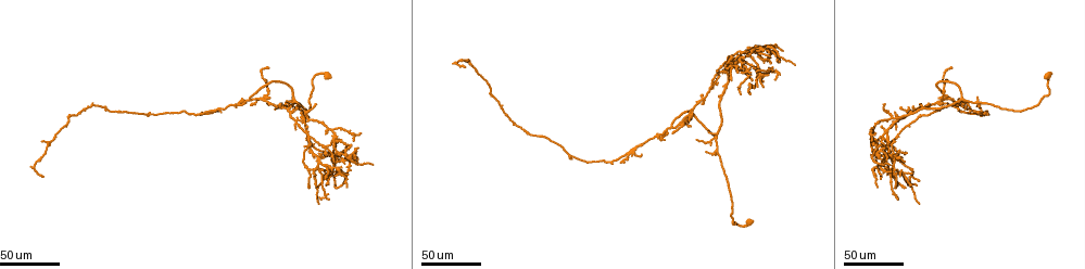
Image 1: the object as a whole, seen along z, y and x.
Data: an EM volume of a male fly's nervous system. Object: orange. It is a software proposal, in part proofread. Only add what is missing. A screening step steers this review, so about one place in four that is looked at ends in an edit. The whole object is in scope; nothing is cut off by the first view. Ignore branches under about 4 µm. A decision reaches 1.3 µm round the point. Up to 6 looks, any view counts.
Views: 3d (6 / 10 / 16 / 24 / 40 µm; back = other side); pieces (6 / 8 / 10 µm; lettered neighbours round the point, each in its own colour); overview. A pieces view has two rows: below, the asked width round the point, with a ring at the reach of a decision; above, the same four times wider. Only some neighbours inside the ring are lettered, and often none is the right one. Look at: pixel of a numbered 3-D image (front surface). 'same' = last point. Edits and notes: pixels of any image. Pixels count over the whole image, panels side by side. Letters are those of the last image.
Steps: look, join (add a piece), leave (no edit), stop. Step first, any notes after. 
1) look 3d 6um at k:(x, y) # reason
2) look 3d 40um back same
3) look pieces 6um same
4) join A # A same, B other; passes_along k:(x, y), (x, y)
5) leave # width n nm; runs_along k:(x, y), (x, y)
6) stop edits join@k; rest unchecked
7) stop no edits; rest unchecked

look 3d 40um at 1:(249, 105) # free end

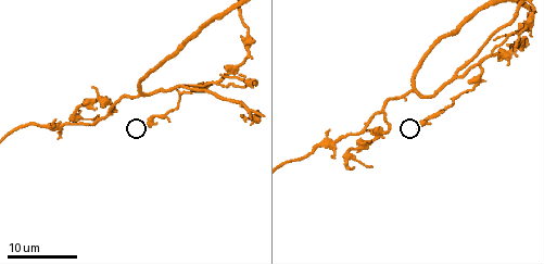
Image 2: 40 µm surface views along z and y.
look pieces 10um at 2:(418, 127) # see the neighbours

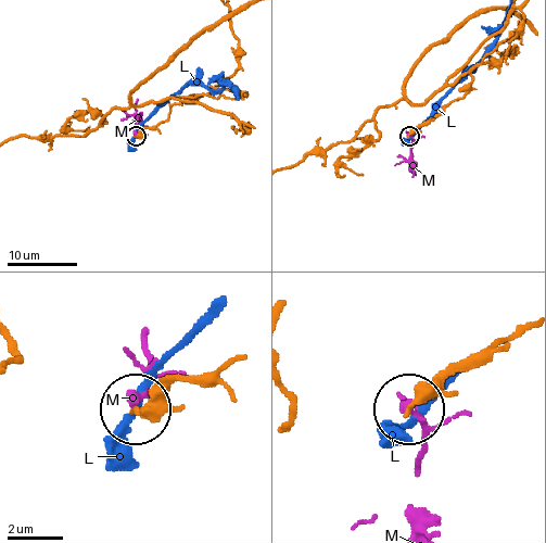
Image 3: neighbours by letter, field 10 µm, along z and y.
leave # width 230 nm; L other, M other; runs_along 3:(521, 330), (452, 366), (411, 405); no lettered piece goes on from it

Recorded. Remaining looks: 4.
look 3d 40um at 1:(267, 65) # end of a long branch

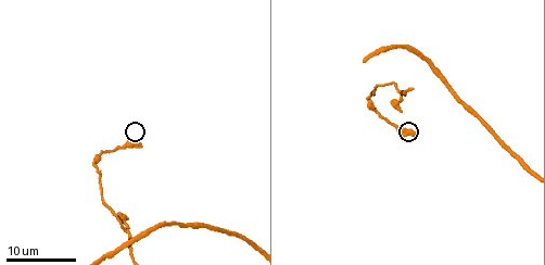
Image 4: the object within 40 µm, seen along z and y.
look pieces 6um at 4:(139, 141)

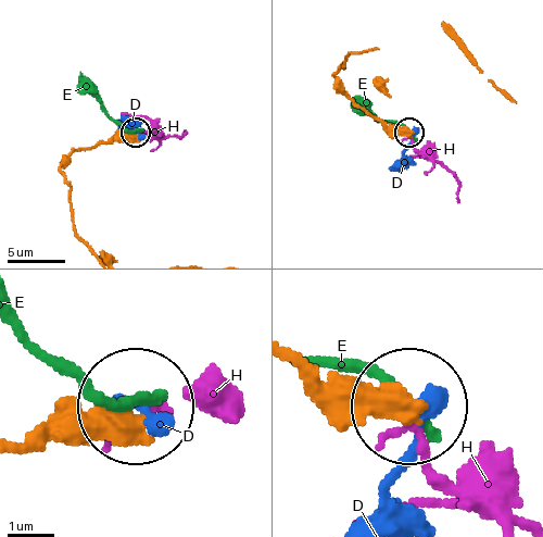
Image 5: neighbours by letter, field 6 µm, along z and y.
leave # D other, E other, H other; runs_along 5:(373, 48), (352, 52), (336, 73), (337, 83), (407, 132); none of them fits

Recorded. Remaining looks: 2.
look 3d 24um at 1:(736, 74) # free end

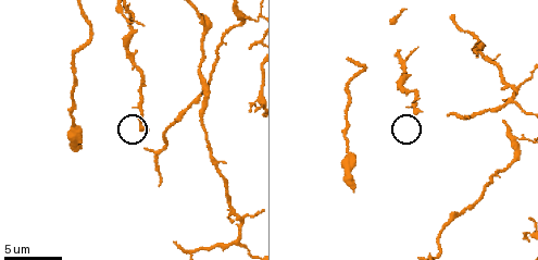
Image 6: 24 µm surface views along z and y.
look pieces 10um at 6:(421, 111)

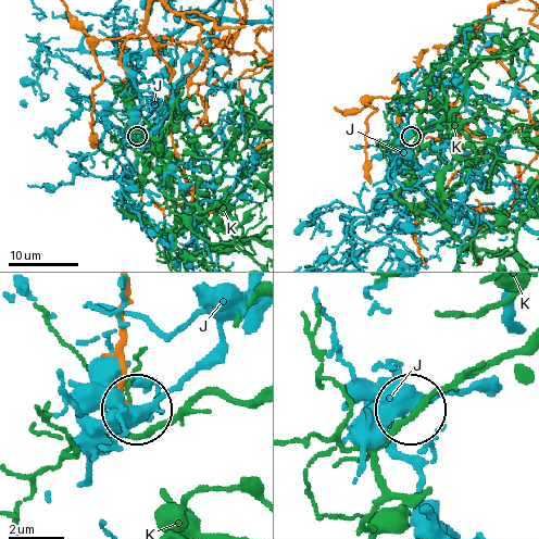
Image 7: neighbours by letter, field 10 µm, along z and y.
leave # J other, K other; no lettered piece goes on from it

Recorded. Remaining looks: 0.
stop no edits; rest unchecked

